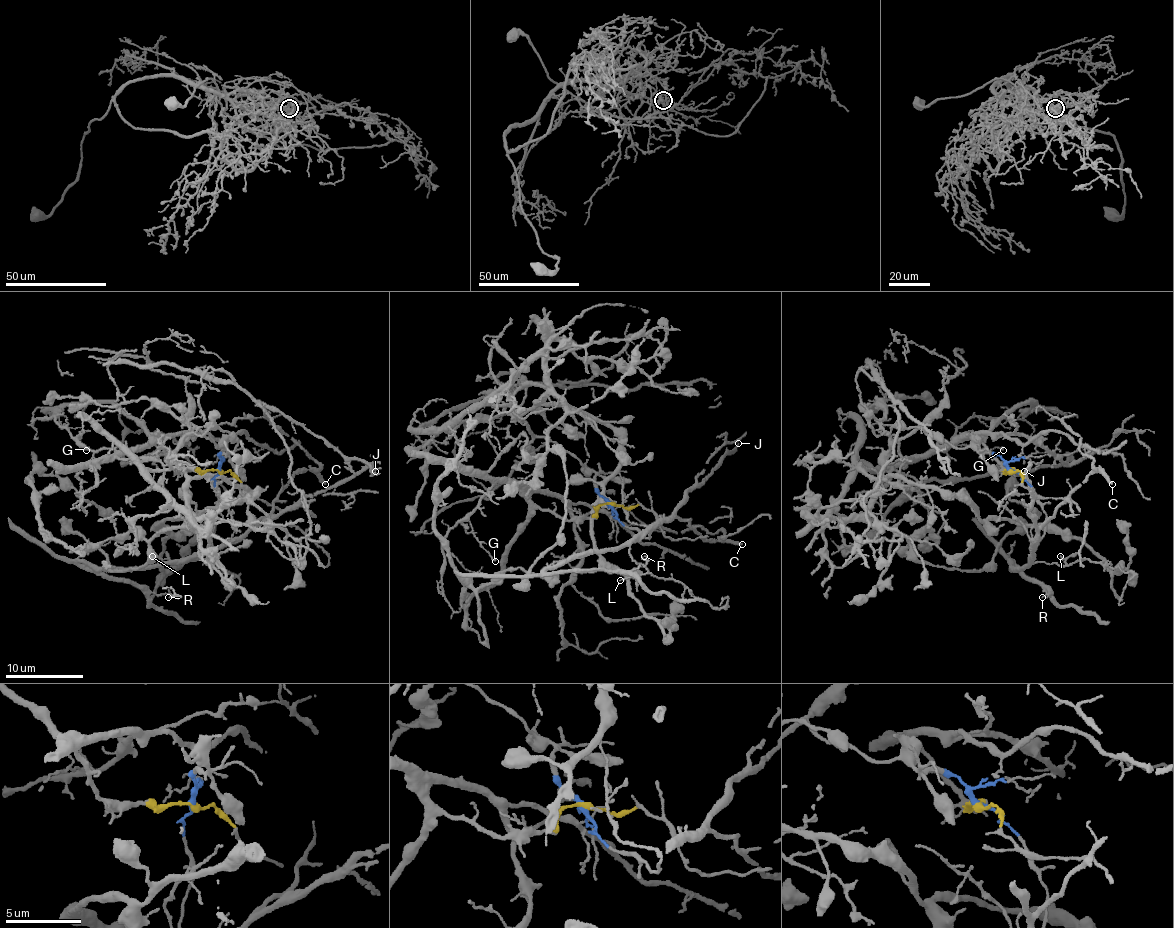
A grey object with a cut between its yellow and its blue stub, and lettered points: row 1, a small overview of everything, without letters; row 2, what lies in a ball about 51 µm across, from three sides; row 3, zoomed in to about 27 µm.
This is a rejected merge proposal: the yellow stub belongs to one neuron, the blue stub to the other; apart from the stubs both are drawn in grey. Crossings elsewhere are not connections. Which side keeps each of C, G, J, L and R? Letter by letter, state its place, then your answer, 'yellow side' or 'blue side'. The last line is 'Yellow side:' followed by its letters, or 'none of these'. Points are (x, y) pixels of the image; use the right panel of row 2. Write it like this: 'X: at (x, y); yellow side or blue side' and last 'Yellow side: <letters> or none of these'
C: at (1112, 484); blue side
G: at (1003, 450); yellow side
J: at (1024, 471); blue side
L: at (1060, 556); blue side
R: at (1042, 597); blue side
Yellow side: G

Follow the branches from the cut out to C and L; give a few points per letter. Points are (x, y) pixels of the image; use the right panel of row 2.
C: (1011, 472), (1024, 477), (1046, 517), (1045, 536), (1036, 546), (1044, 522), (1091, 474), (1102, 470), (1111, 483)
L: (1011, 472), (1024, 477), (1046, 517), (1045, 536), (1031, 550), (1033, 561), (1065, 565), (1061, 556)

